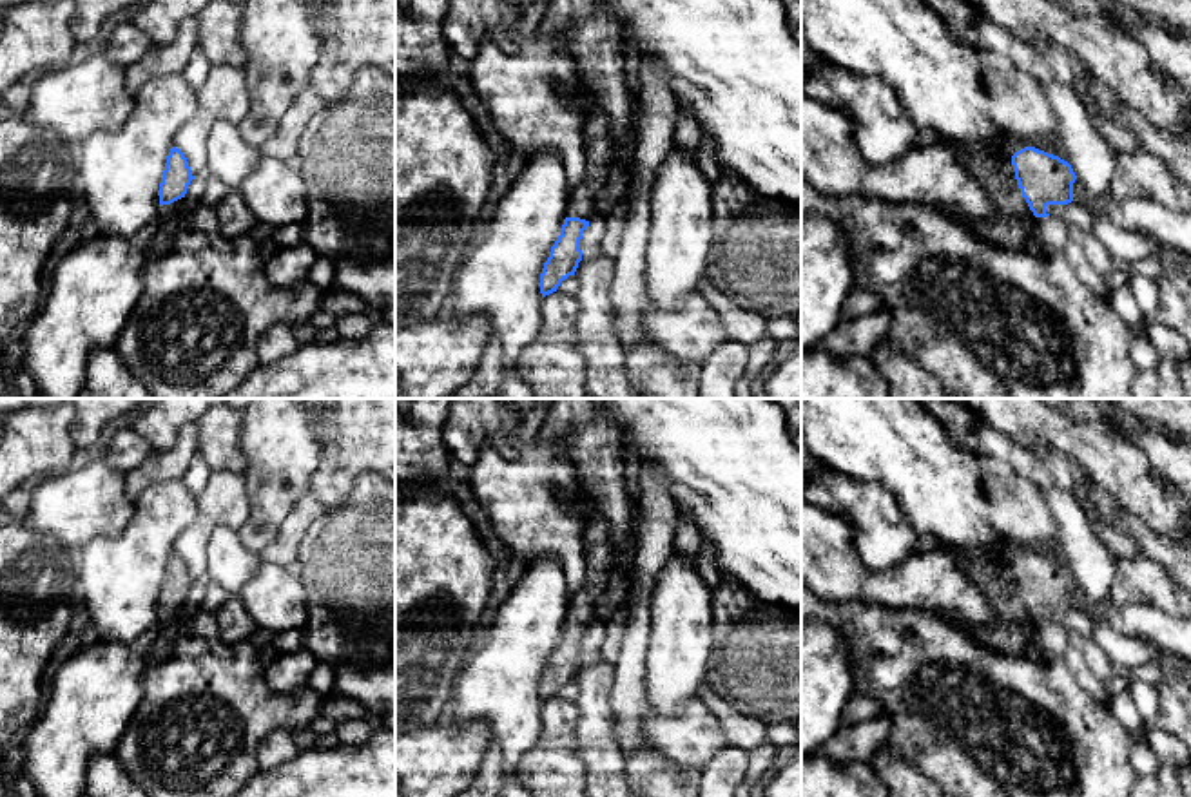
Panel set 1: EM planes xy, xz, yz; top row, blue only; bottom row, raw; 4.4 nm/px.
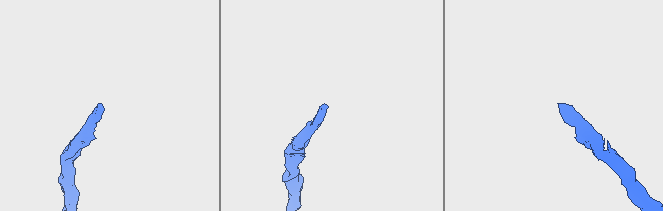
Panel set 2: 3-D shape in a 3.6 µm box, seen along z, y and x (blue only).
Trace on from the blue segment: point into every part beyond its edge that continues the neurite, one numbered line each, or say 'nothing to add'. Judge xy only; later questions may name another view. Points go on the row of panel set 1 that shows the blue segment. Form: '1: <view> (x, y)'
1: xy (169, 216)

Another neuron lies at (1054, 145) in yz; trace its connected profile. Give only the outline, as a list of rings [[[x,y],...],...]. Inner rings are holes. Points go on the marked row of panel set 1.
[[[1055,132],[1048,138],[1031,139],[1028,145],[1068,161],[1068,156],[1060,139],[1060,132]]]

